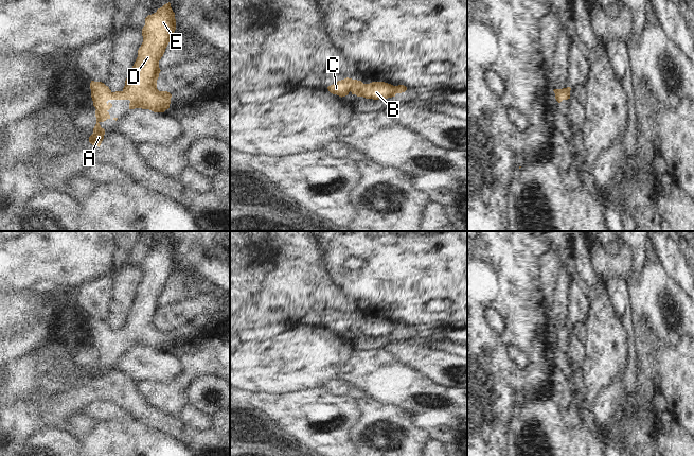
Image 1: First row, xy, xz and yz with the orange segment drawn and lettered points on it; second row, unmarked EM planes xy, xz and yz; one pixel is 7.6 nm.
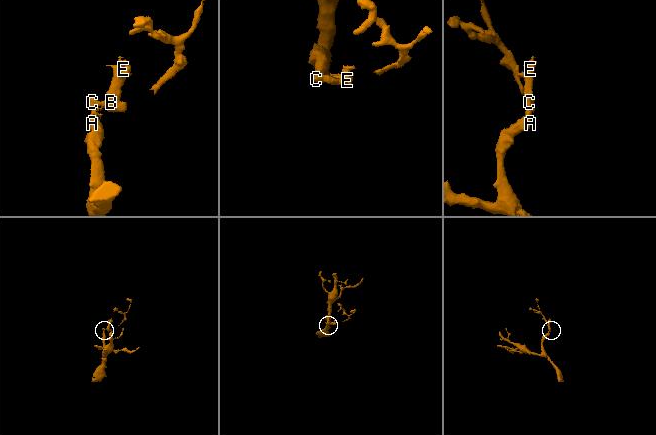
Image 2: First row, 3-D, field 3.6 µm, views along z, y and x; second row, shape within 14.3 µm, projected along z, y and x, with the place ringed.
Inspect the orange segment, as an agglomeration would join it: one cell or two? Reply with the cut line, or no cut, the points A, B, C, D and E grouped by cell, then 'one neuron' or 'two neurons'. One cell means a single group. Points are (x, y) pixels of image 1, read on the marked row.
cut none; groups A B C D E; one neuron

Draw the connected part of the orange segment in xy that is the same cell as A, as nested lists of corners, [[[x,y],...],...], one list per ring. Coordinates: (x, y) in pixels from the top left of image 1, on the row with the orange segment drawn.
[[[168,2],[145,18],[145,25],[142,29],[143,42],[123,90],[112,92],[104,83],[91,81],[91,98],[96,109],[96,124],[93,134],[89,137],[92,145],[100,147],[104,139],[105,129],[100,123],[110,119],[108,110],[112,104],[110,102],[107,104],[108,100],[129,100],[129,109],[142,108],[164,112],[170,108],[172,94],[167,91],[159,91],[157,80],[161,71],[159,60],[175,30],[175,13]]]

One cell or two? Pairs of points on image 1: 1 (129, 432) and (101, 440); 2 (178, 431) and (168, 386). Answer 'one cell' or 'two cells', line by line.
1: one cell
2: two cells

